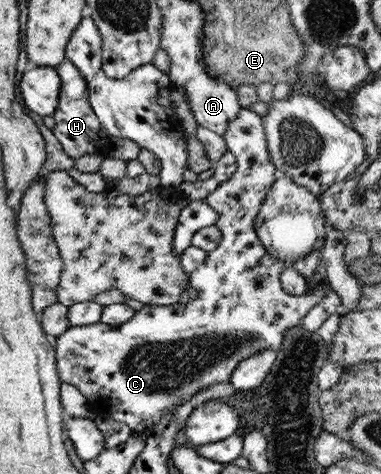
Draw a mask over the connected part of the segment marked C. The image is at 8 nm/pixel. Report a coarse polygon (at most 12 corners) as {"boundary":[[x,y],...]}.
{"boundary":[[263,118],[221,137],[221,239],[187,300],[52,340],[59,381],[139,438],[327,295],[285,293],[253,221]]}

